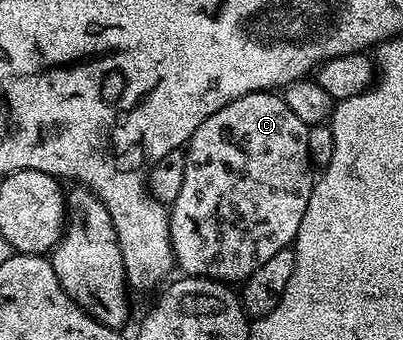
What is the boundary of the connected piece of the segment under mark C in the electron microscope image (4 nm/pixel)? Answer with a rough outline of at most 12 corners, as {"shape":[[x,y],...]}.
{"shape":[[273,91],[200,122],[168,208],[185,275],[245,282],[316,179]]}

